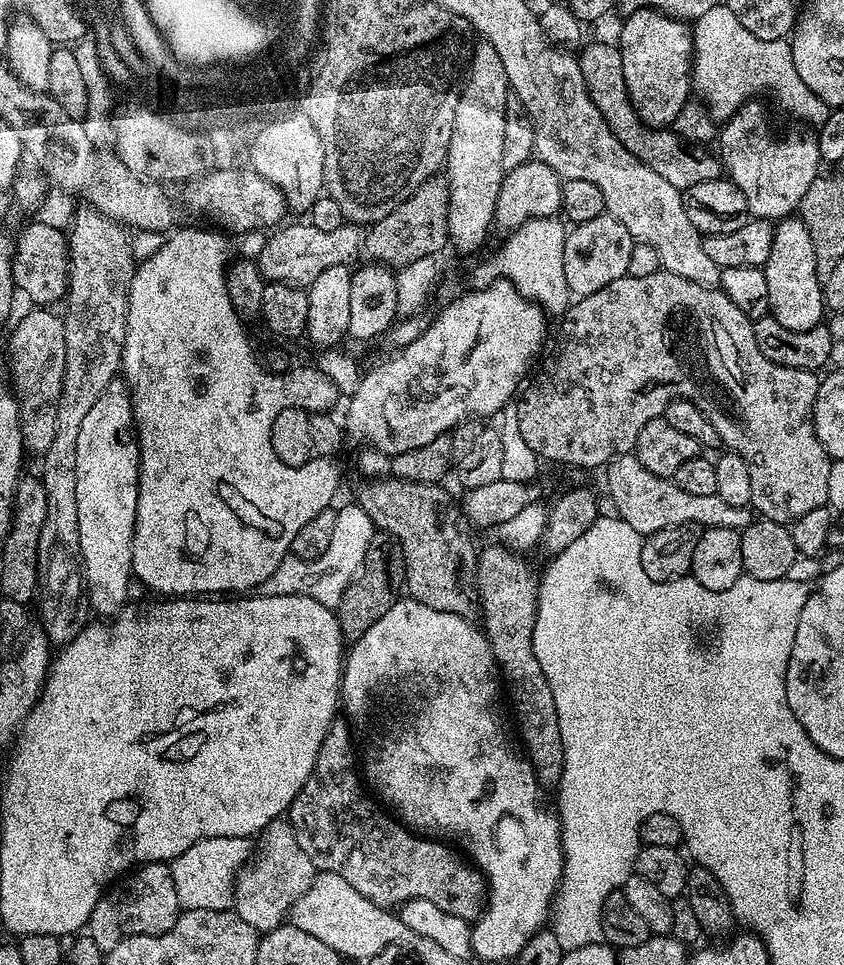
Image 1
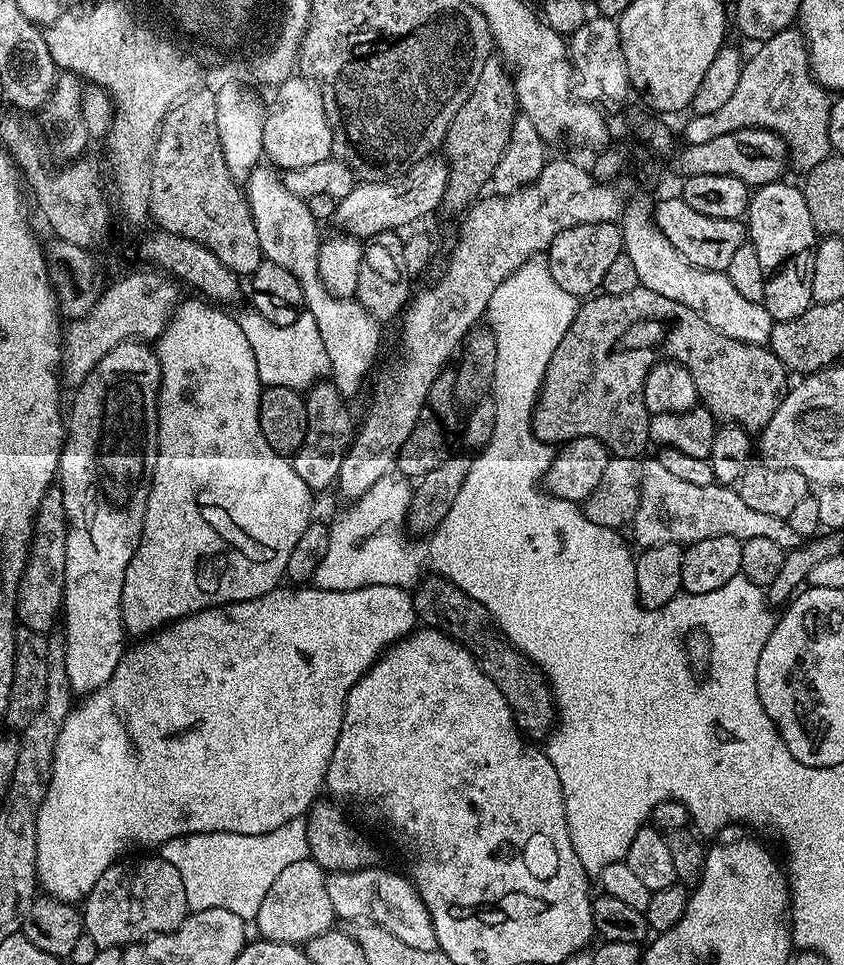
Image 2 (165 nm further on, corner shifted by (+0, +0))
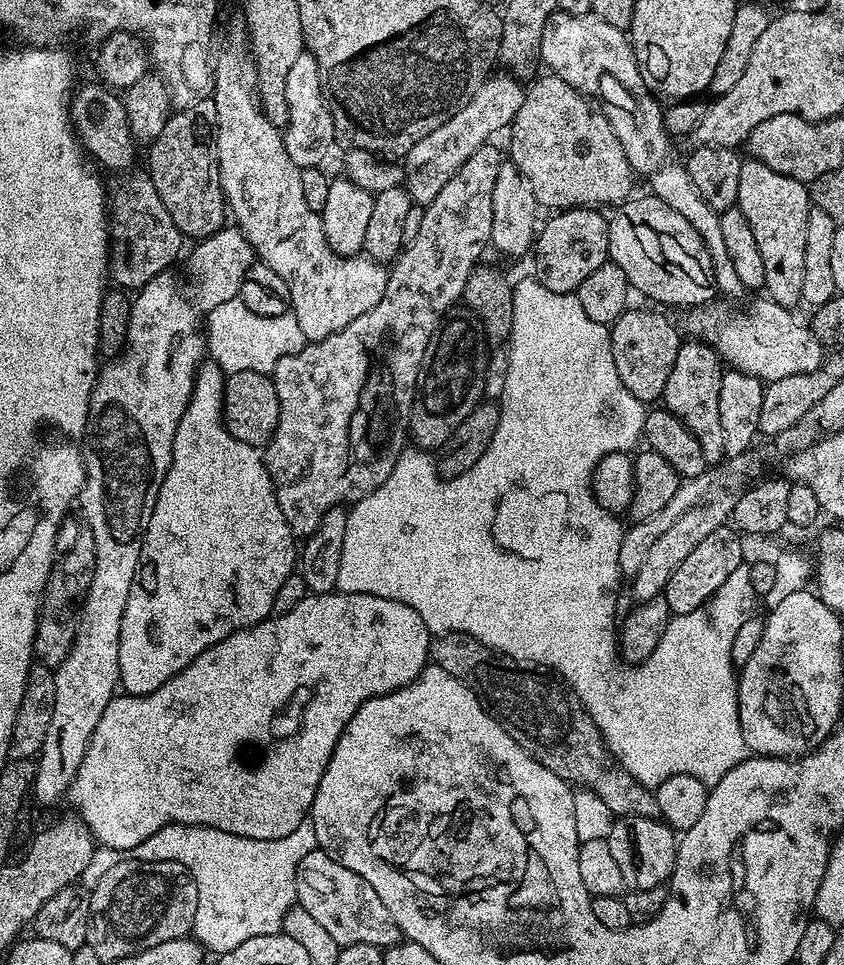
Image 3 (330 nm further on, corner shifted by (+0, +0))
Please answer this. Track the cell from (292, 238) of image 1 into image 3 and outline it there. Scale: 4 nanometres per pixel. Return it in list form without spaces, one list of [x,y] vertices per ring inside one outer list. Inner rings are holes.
[[[511,74],[496,75],[489,75],[478,86],[470,102],[466,102],[466,106],[462,106],[462,110],[458,110],[458,114],[454,114],[450,122],[442,122],[442,126],[438,126],[434,134],[426,134],[422,142],[409,150],[406,157],[406,187],[417,205],[427,206],[434,202],[434,198],[438,198],[438,193],[442,191],[442,186],[446,186],[446,182],[450,182],[450,178],[458,174],[462,162],[466,162],[470,154],[485,147],[495,132],[500,132],[503,128],[505,131],[516,119],[518,110],[522,110],[525,85]]]

